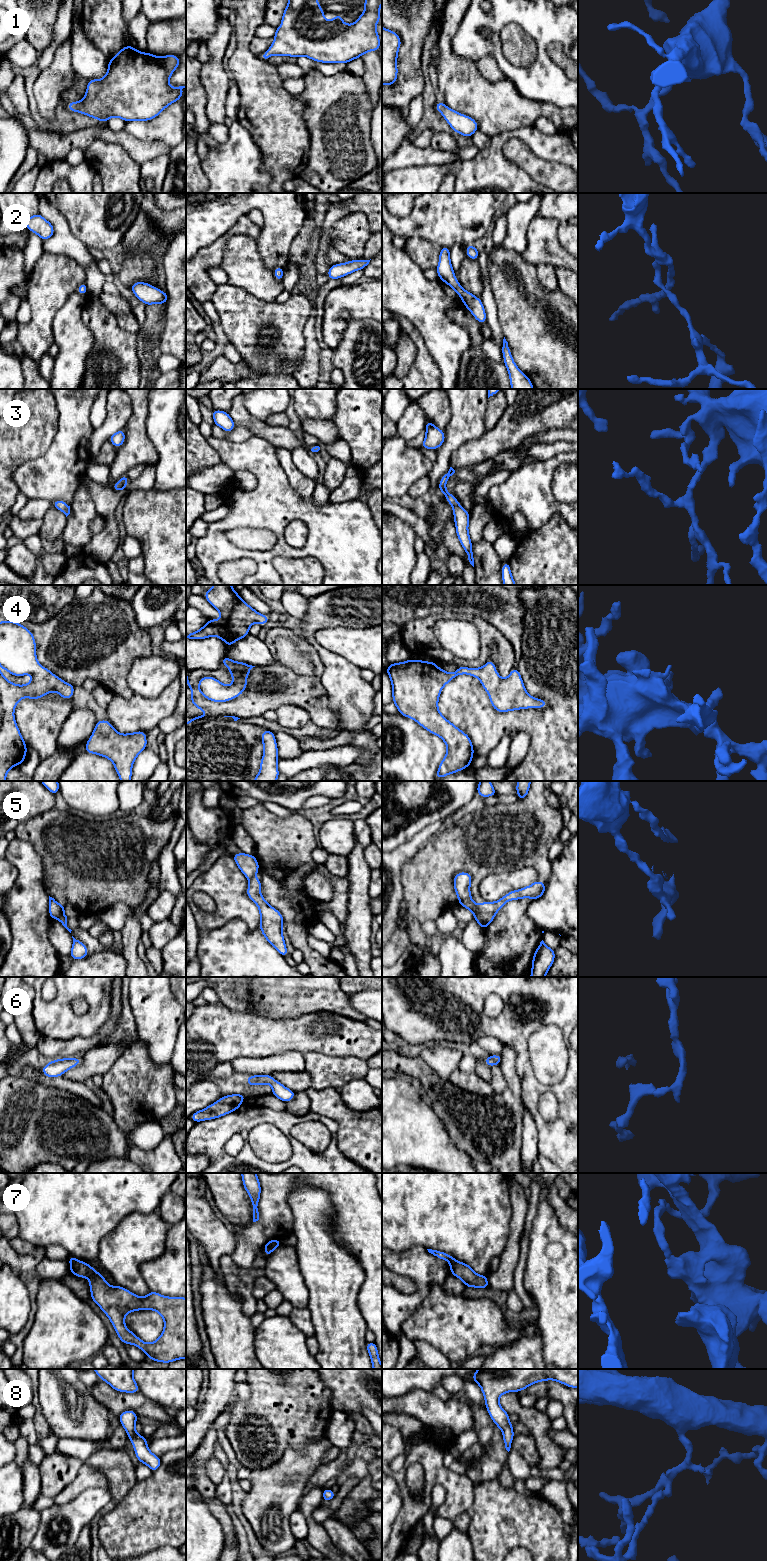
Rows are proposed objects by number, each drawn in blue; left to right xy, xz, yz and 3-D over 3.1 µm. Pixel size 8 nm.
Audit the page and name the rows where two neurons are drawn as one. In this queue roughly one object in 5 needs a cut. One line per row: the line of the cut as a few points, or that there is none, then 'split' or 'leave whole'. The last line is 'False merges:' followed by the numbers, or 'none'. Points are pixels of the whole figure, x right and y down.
1: no cut; leave whole
2: no cut; leave whole
3: no cut; leave whole
4: no cut; leave whole
5: cut in xy along (60, 905), (60, 914), (56, 918); split
6: no cut; leave whole
7: cut in yz along (455, 1260), (450, 1263); split
8: no cut; leave whole
False merges: 5, 7

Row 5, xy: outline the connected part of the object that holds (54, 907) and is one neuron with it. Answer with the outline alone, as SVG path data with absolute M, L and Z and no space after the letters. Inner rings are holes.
M49 896L49 916L51 919L57 919L61 914L60 904Z

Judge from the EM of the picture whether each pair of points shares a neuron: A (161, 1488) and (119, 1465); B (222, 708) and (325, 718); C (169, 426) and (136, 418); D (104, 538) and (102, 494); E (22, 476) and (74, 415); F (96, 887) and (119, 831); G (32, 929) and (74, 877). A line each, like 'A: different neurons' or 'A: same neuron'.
A: different neurons
B: same neuron
C: different neurons
D: same neuron
E: same neuron
F: same neuron
G: different neurons

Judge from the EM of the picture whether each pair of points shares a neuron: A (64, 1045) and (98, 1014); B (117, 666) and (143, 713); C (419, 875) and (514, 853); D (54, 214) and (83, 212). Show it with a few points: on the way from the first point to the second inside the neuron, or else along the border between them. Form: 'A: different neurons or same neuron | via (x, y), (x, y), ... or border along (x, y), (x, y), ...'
A: different neurons | border along (95, 1032), (90, 1037), (48, 1038)
B: different neurons | border along (114, 693), (125, 698), (131, 698), (134, 695)
C: same neuron | via (443, 857), (449, 853), (490, 853)
D: different neurons | border along (50, 203), (65, 219), (72, 234)

